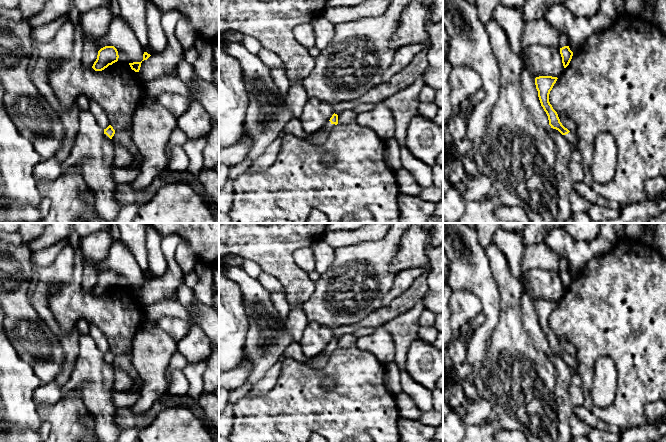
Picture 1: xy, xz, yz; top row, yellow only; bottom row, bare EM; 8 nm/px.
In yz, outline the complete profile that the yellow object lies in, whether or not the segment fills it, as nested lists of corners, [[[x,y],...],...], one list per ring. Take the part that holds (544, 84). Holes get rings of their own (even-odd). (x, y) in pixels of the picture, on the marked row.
[[[552,76],[536,77],[535,85],[538,91],[538,97],[541,106],[543,107],[544,111],[548,116],[549,125],[551,126],[551,128],[558,130],[569,143],[577,146],[578,137],[562,125],[557,112],[553,109],[552,105],[549,102],[550,91],[552,90],[557,79],[557,77]]]

